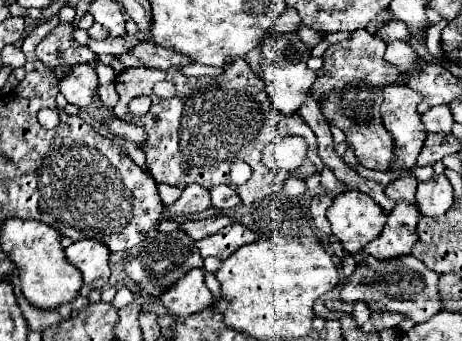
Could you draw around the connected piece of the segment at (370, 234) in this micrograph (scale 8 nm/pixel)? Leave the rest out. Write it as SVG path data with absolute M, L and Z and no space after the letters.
M345 190L335 196L333 206L327 210L327 220L341 246L357 254L367 242L379 236L387 218L383 208L365 192Z

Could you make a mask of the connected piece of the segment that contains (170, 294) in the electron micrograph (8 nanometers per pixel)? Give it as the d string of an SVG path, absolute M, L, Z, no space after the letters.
M193 268L183 278L179 278L173 286L163 290L157 300L171 310L173 316L187 316L199 312L213 304L213 294L205 286L201 268Z

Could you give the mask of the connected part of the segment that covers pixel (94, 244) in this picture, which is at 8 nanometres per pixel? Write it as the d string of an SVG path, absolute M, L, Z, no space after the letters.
M81 240L73 242L65 248L67 260L77 266L83 274L83 288L79 294L89 296L91 290L101 290L109 280L109 250L97 240Z

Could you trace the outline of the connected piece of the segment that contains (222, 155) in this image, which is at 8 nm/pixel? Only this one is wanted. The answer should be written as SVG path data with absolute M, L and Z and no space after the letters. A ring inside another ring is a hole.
M229 56L225 64L227 66L223 66L223 74L213 78L185 76L181 68L169 68L165 72L151 68L127 68L115 76L115 90L121 100L113 112L119 116L119 120L129 120L127 102L133 96L149 96L153 100L151 110L145 116L135 118L135 126L145 128L147 140L141 144L141 150L147 156L147 170L151 172L153 180L157 184L169 184L177 188L193 182L203 188L227 184L235 188L245 204L253 204L255 200L273 194L273 174L263 166L261 152L275 136L287 134L299 134L309 142L307 158L303 166L297 168L299 177L319 174L325 165L317 158L317 136L309 124L297 114L283 116L273 110L263 82L251 72L243 58ZM157 80L171 80L177 88L177 94L169 100L155 96L153 84ZM237 160L243 160L253 168L251 180L241 186L235 186L227 174L229 166Z

